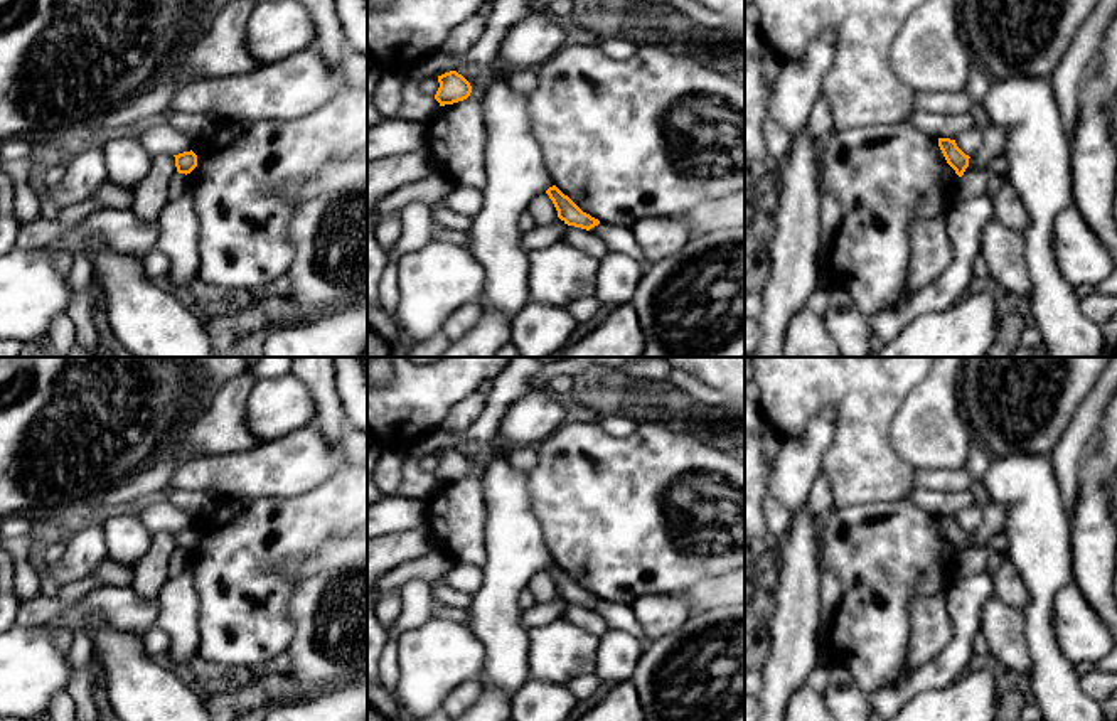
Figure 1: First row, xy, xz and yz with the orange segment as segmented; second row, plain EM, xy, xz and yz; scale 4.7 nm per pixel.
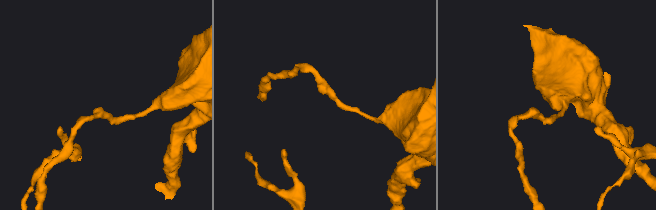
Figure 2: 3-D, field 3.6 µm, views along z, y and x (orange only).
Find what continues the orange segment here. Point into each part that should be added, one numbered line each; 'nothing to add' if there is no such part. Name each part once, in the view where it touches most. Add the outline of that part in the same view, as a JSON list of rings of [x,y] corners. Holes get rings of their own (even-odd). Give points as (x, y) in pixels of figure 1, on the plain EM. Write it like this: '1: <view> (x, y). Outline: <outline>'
nothing to add

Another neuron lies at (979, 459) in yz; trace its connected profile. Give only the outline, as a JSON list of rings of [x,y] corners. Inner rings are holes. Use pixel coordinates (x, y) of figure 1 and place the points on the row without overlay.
[[[970,436],[965,468],[970,472],[975,483],[981,483],[981,480],[989,470],[991,462],[992,462],[992,453],[984,446],[981,440]]]

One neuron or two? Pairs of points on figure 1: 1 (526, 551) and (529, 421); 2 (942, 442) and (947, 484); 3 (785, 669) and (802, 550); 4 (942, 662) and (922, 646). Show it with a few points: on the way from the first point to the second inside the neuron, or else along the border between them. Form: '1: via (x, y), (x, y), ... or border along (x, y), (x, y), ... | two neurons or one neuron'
1: border along (506, 443), (513, 447) | two neurons
2: border along (964, 465), (956, 469), (917, 469) | two neurons
3: via (794, 639), (799, 580) | one neuron
4: border along (951, 619), (952, 639), (903, 679) | two neurons

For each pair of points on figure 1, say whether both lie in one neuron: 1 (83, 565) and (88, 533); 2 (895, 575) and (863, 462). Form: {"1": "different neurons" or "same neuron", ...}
{"1": "same neuron", "2": "different neurons"}

